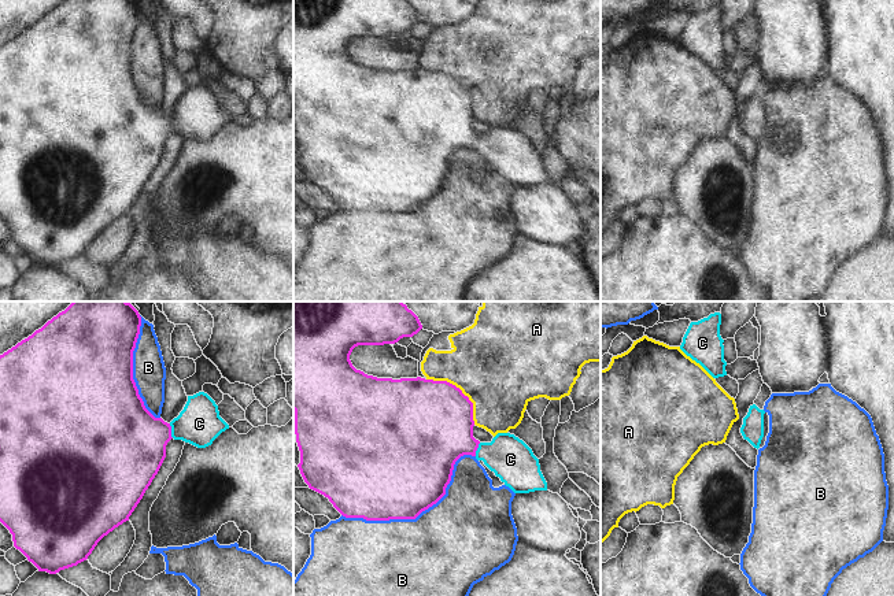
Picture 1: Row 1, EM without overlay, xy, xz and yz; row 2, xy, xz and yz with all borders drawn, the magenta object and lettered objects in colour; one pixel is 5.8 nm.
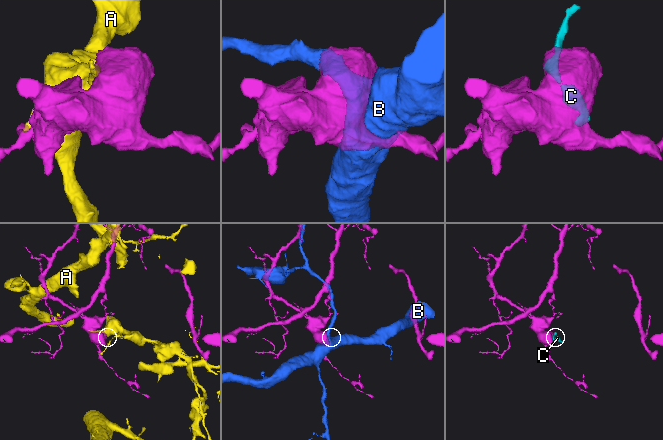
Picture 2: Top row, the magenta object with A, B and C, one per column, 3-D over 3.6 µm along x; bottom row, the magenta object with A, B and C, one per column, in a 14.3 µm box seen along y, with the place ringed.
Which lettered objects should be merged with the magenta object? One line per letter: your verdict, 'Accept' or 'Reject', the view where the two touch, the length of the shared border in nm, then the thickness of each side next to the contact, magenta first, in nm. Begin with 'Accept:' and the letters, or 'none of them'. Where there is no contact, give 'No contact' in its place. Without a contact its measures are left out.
Accept: C
A: Reject. Touches magenta in xz. Shared border 400 nm. Thickness 480 nm (magenta) against 500 nm
B: Reject. Touches magenta in xz. Shared border 850 nm. Thickness 500 nm (magenta) against 500 nm
C: Accept. Touches magenta in xy. Shared border 90 nm. Thickness 420 nm (magenta) against 260 nm.

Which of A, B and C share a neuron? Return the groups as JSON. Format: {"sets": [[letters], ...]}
{"sets": [["A"], ["B"], ["C"]]}

